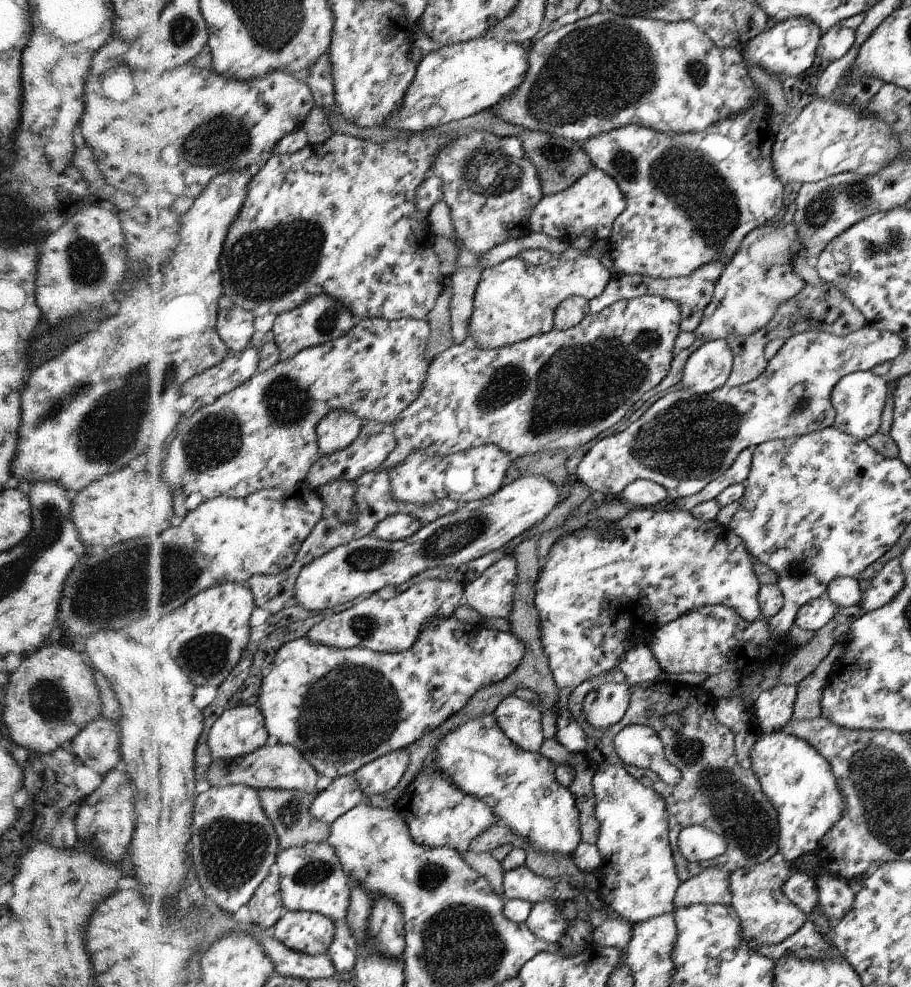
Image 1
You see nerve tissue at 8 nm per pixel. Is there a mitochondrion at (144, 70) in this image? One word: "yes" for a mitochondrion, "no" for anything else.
no

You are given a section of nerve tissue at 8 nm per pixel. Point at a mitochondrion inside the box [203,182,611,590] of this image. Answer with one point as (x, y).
(267, 266)

